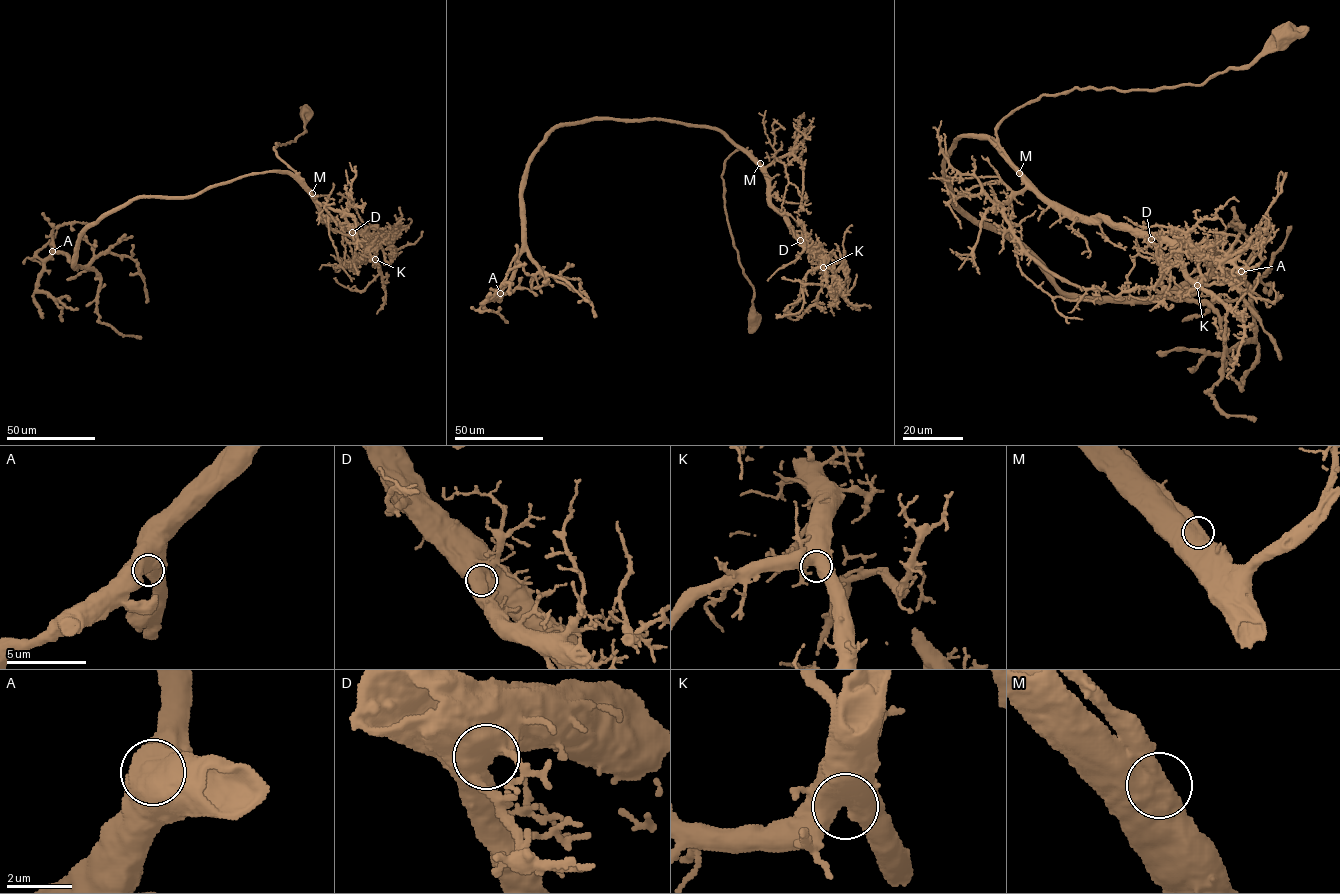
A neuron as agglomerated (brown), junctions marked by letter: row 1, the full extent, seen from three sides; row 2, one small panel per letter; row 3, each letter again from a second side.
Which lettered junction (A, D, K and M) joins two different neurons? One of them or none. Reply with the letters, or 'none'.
none

